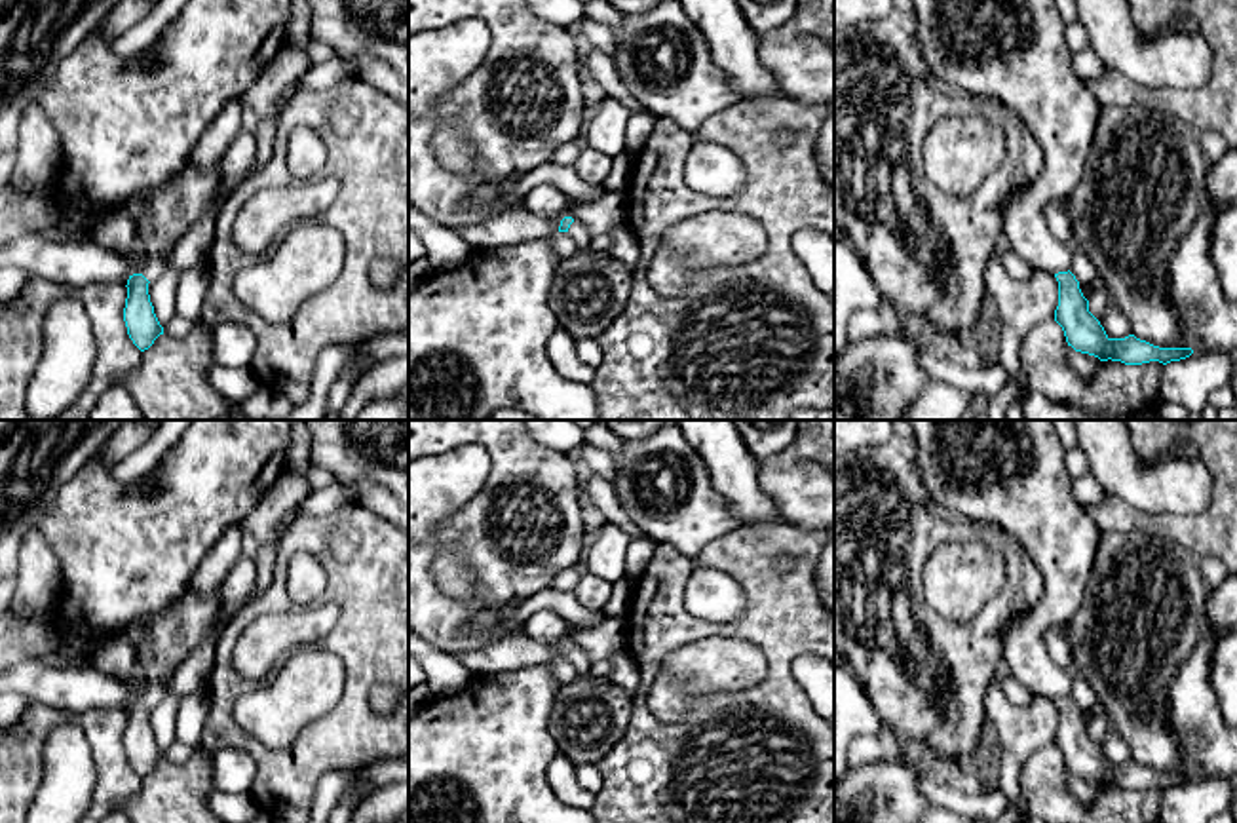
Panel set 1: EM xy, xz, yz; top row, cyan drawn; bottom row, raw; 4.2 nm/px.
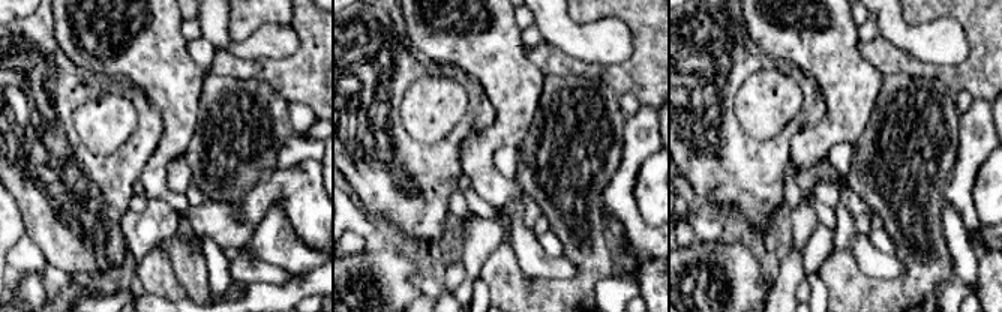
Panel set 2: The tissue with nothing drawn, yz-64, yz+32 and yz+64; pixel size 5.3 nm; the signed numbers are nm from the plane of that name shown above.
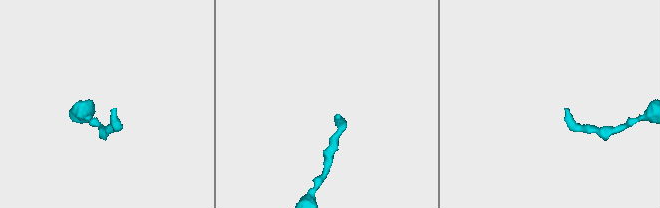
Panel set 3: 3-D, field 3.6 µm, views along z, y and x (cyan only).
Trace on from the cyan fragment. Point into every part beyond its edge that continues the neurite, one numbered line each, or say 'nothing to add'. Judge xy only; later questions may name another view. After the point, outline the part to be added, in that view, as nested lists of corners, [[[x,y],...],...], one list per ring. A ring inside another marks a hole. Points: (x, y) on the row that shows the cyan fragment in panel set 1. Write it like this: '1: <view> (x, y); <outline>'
1: xy (154, 265); [[[169,255],[146,257],[143,276],[152,281],[169,266]]]

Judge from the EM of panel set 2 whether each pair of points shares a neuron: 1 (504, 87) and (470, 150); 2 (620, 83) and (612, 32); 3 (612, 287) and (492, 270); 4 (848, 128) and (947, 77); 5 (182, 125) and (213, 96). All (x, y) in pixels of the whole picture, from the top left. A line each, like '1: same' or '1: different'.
1: same
2: different
3: different
4: different
5: different

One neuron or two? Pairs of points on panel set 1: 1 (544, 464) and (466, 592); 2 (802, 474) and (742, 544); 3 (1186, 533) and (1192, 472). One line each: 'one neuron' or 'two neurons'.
1: two neurons
2: two neurons
3: two neurons

